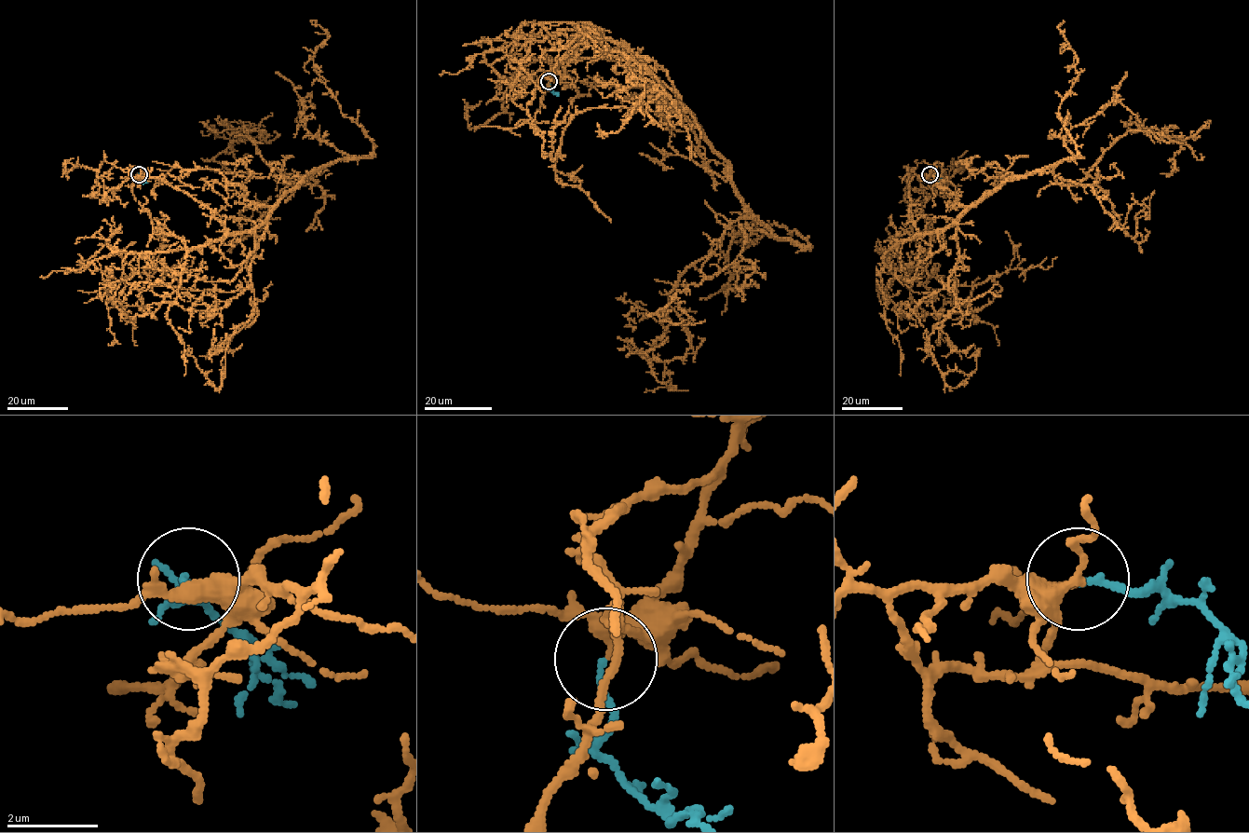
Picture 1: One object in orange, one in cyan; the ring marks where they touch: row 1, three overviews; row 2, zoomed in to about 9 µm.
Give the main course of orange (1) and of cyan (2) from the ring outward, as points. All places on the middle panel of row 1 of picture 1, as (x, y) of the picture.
1: (549, 81), (563, 60), (637, 59), (727, 163), (746, 215), (669, 295), (686, 354), (631, 352), (667, 336)
2: (549, 81), (549, 88), (557, 96)

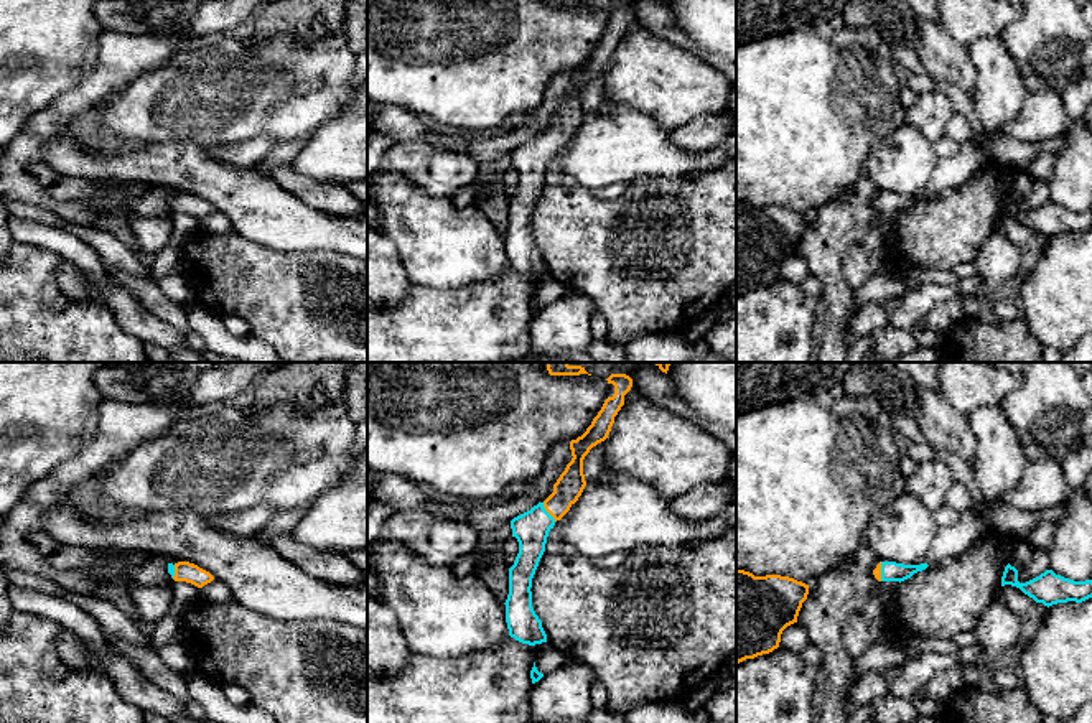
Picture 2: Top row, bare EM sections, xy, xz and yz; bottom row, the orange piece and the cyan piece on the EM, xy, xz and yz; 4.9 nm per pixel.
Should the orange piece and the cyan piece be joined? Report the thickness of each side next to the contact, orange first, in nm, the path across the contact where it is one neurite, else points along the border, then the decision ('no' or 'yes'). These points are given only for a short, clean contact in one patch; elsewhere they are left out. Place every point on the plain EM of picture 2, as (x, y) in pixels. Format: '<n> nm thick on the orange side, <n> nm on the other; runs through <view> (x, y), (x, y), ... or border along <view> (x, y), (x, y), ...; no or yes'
140 nm thick on the orange side, 170 nm on the other; runs through xz (567, 121), (547, 142), (531, 160); yes

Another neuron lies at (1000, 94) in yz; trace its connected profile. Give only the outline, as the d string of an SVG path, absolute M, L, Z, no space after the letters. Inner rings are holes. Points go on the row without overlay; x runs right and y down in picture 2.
M980 38L967 46L967 54L977 71L977 117L988 133L1001 135L1028 96L1020 69L1000 38Z

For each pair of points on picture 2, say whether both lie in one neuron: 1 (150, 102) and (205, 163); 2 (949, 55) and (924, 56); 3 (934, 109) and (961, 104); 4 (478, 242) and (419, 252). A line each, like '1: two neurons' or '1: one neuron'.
1: two neurons
2: one neuron
3: two neurons
4: one neuron

